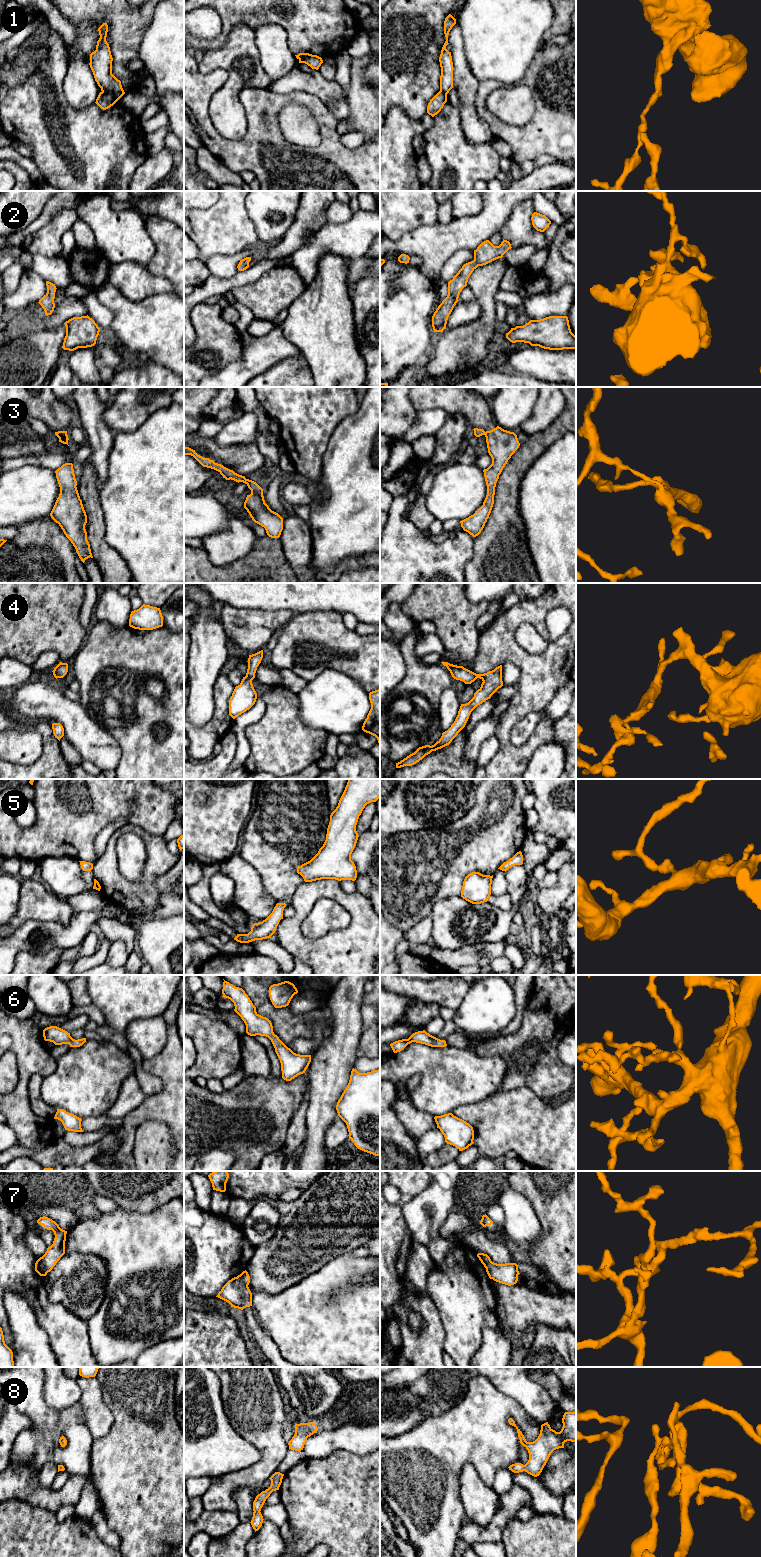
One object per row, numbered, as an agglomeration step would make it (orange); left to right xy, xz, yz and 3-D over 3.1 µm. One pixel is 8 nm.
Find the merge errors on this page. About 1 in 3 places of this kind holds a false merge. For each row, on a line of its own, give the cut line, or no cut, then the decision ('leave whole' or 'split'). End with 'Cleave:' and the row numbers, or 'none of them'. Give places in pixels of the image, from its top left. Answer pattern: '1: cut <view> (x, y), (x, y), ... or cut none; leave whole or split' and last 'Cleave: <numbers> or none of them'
1: cut xy (102, 91), (109, 92), (117, 100); split
2: cut none; leave whole
3: cut xz (251, 491), (262, 493); split
4: cut none; leave whole
5: cut none; leave whole
6: cut none; leave whole
7: cut xy (37, 1260), (47, 1272); split
8: cut none; leave whole
Cleave: 1, 3, 7

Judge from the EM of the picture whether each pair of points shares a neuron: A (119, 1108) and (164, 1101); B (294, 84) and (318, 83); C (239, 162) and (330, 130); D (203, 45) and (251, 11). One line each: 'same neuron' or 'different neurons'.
A: different neurons
B: same neuron
C: same neuron
D: same neuron

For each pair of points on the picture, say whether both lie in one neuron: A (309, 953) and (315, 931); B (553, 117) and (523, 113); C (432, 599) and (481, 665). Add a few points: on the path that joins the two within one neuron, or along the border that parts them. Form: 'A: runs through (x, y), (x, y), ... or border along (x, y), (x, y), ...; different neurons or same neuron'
A: border along (300, 924), (302, 933), (310, 938), (335, 930); different neurons
B: border along (532, 91), (533, 116), (524, 124), (514, 126); different neurons
C: border along (479, 633), (476, 656), (470, 663), (465, 664); different neurons

